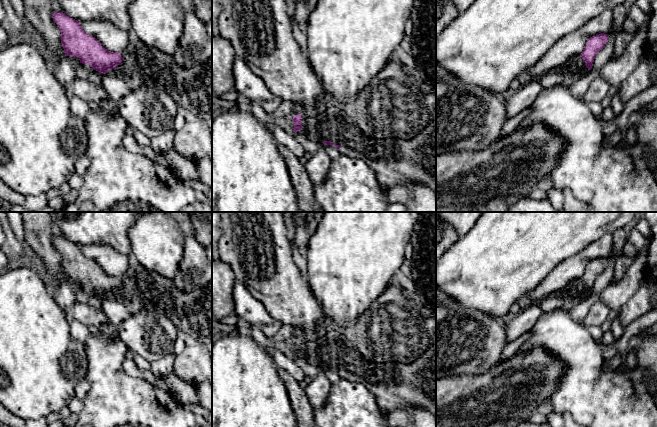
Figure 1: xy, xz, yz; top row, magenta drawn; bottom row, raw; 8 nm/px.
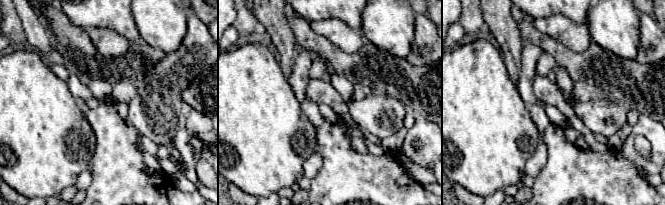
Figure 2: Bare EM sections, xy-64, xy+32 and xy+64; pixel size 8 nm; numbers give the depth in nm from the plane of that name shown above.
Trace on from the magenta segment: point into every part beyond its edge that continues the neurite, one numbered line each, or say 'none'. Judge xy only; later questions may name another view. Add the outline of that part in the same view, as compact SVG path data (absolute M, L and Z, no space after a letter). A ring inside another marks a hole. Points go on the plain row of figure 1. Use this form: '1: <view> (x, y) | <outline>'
1: xy (191, 312) | M130 255L128 270L120 278L124 284L107 298L114 299L129 309L142 309L147 305L154 305L176 326L180 334L207 347L212 346L212 282L202 290L179 290L170 279L147 270L133 255Z

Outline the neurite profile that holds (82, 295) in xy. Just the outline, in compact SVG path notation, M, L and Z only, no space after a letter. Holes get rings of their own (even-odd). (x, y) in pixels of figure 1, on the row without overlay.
M78 288L75 291L75 299L77 303L88 303L89 299L94 295L90 289Z

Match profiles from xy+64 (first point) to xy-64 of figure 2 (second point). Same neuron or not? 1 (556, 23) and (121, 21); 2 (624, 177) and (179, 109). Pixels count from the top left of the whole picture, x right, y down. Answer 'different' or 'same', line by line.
1: different
2: different

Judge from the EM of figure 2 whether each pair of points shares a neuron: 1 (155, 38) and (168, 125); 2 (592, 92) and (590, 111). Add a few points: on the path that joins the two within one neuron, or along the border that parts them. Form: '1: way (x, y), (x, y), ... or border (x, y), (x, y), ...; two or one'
1: border (183, 37), (180, 45), (175, 50), (166, 54); two
2: border (611, 98), (590, 99), (572, 105); two

